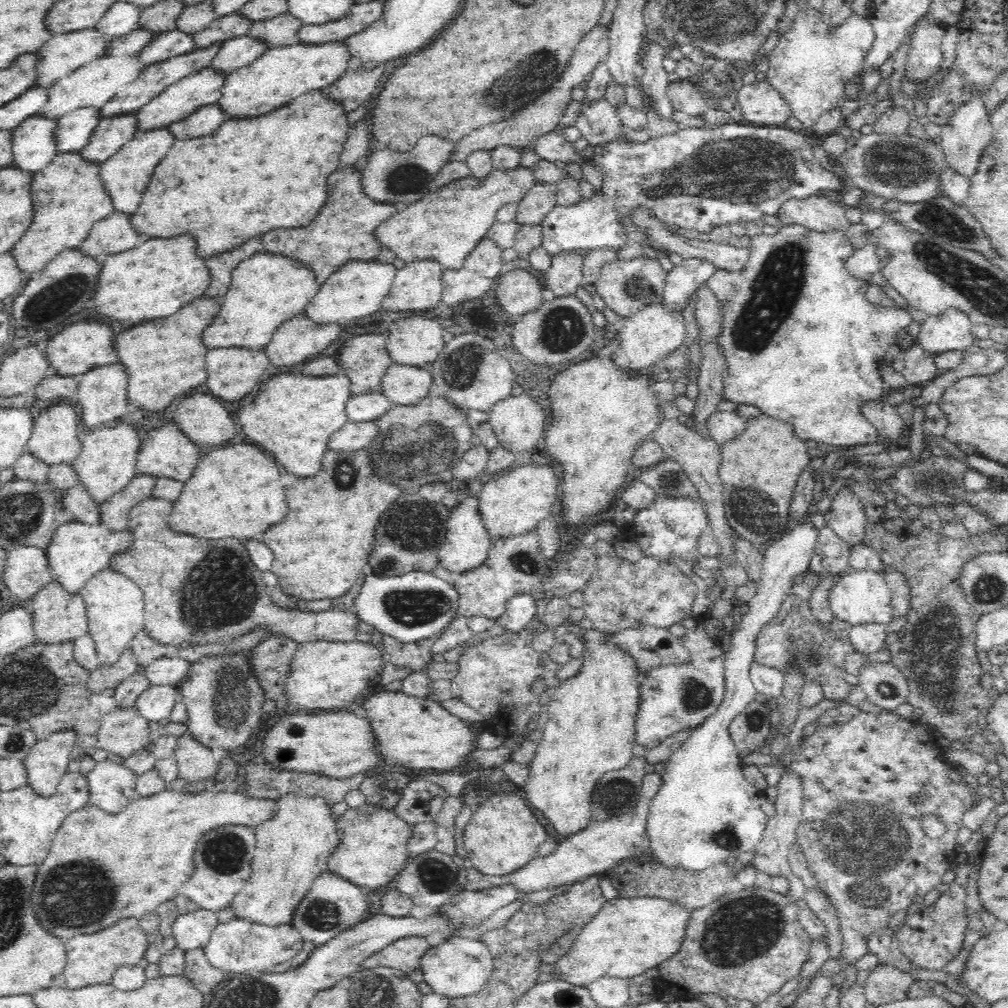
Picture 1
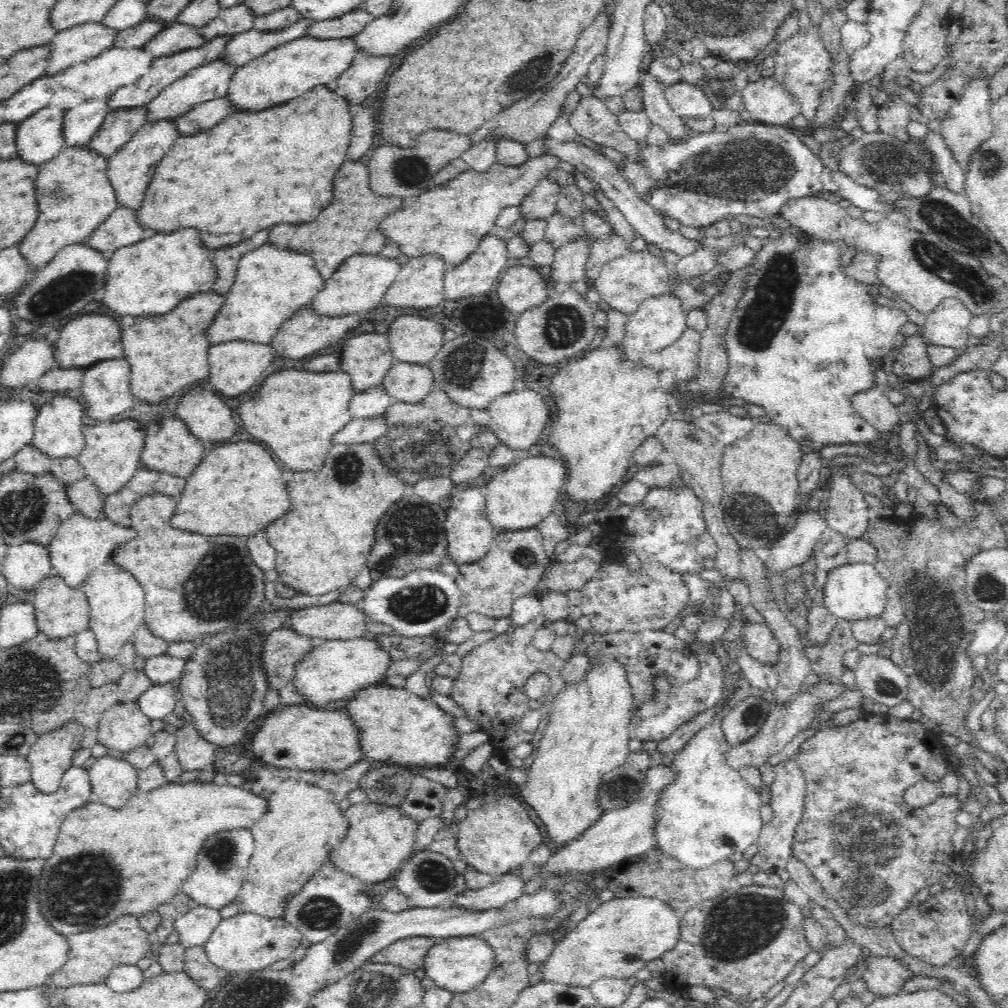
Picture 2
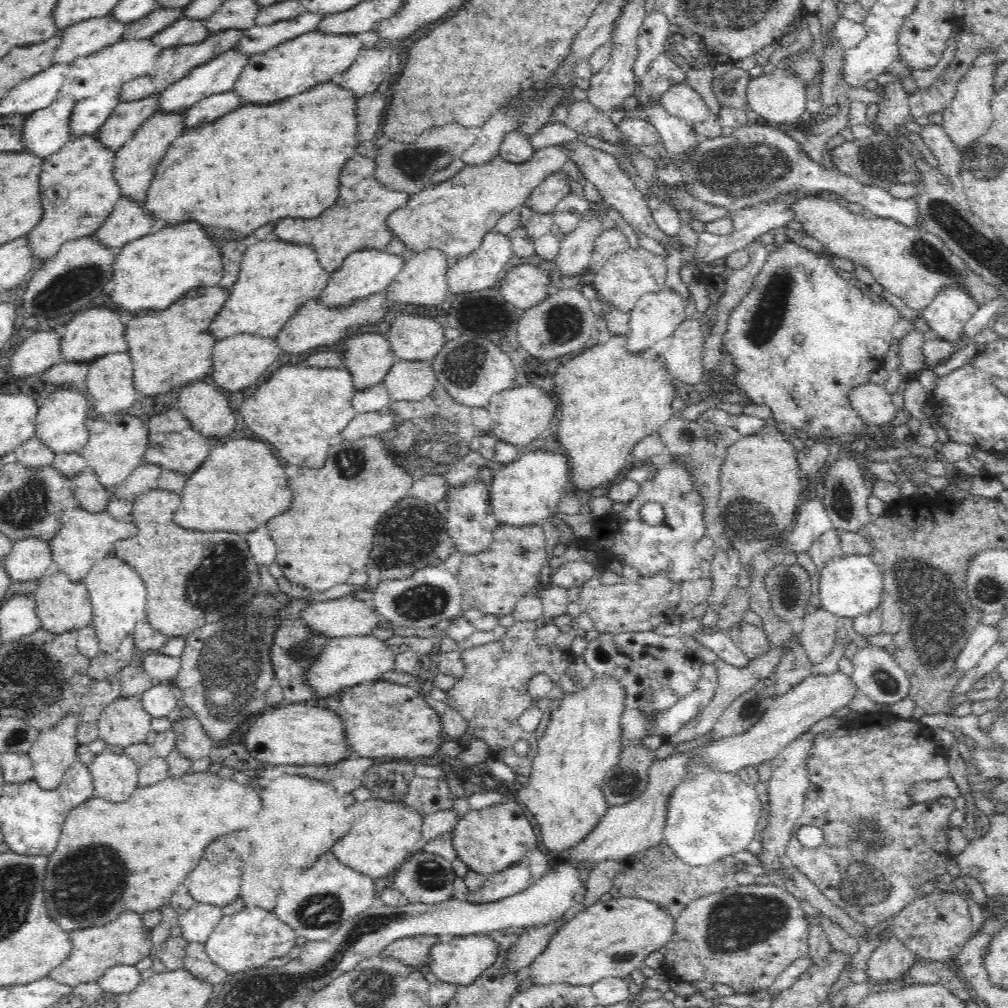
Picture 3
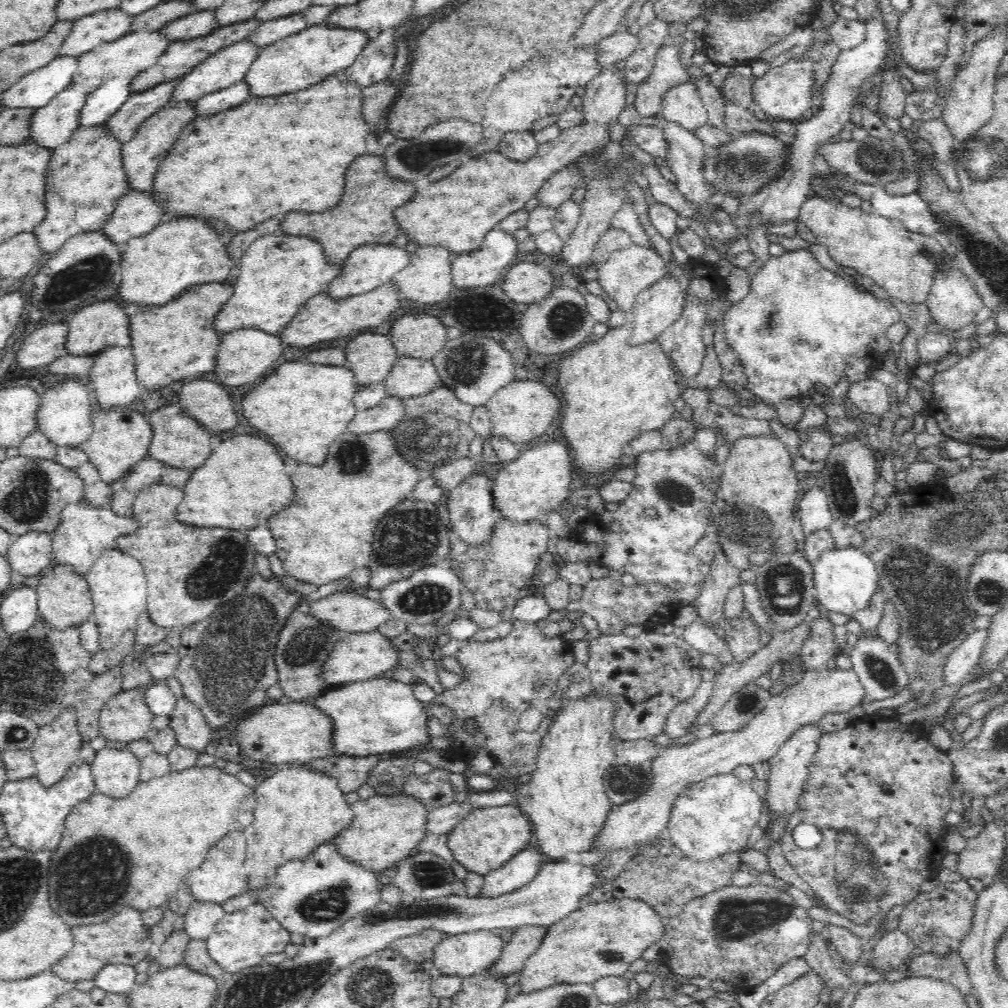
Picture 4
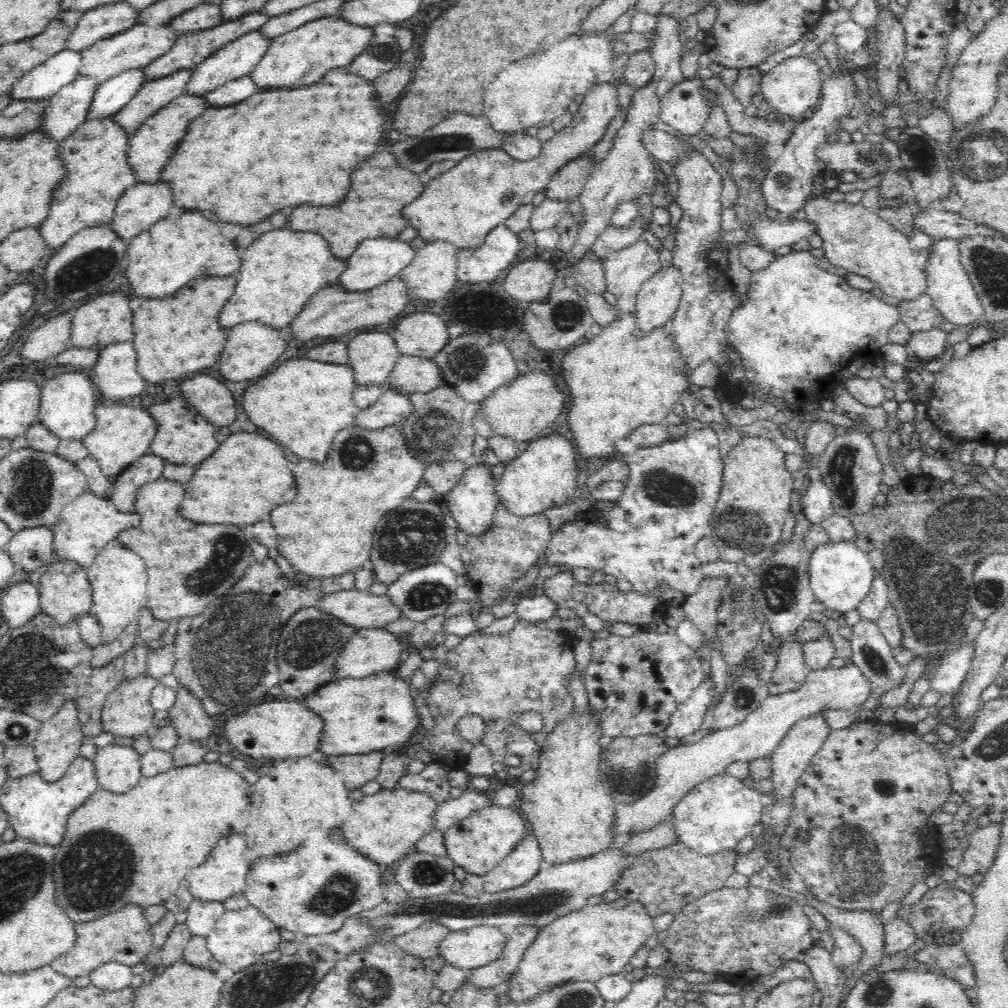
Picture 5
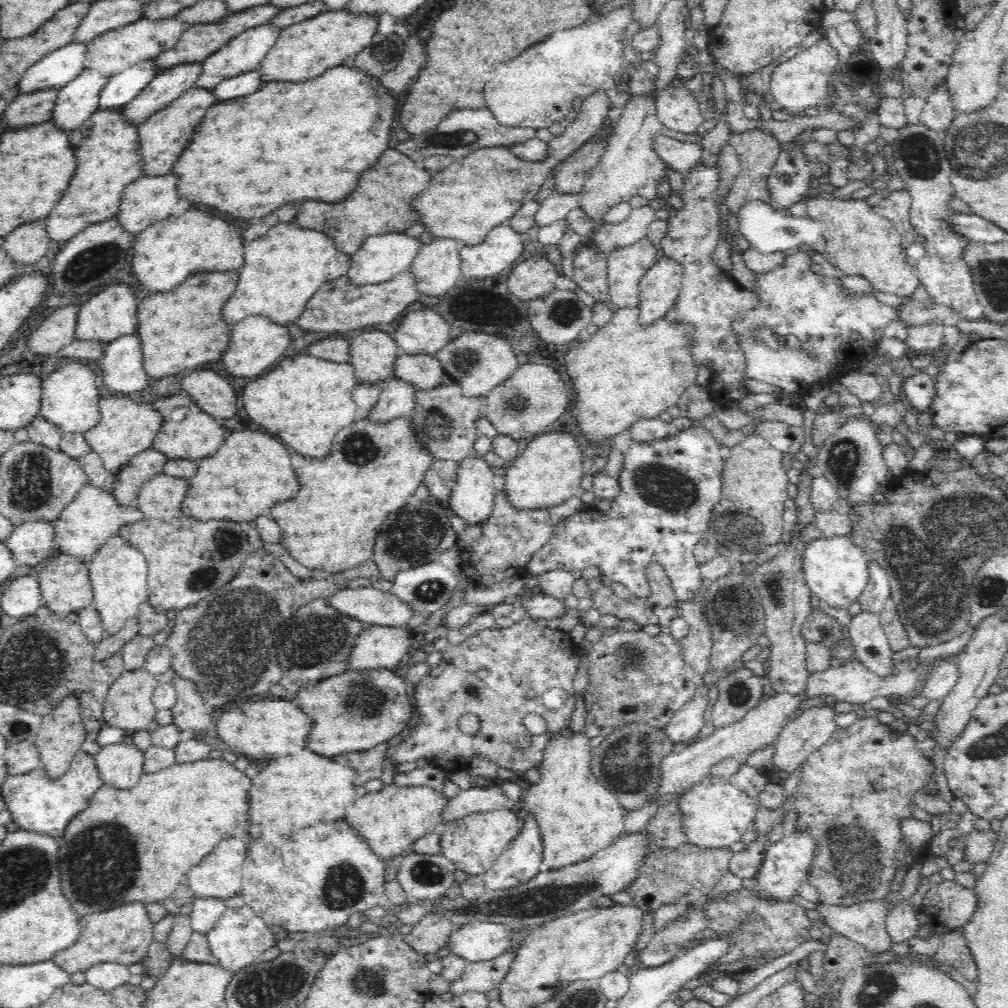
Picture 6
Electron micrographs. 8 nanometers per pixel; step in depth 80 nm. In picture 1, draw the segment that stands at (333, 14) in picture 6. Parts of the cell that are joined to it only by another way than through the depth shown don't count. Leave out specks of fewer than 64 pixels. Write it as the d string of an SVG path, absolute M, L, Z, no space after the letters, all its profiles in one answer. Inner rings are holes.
M342 42L292 44L264 51L260 58L226 75L218 100L226 119L250 120L292 102L308 91L330 89L345 73L351 54Z

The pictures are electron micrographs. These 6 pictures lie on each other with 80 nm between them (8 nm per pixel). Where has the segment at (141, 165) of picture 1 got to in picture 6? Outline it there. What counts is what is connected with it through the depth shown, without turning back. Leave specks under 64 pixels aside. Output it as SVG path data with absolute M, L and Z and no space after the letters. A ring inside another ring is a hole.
M192 87L137 126L137 156L144 165L144 177L162 177L171 172L191 134L194 134L195 126L214 104L216 100L211 90Z

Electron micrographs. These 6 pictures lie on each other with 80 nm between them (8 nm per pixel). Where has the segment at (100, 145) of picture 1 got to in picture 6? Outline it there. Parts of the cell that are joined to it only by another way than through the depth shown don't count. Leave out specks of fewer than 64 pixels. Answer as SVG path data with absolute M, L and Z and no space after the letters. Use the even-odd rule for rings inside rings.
M196 62L178 64L174 68L158 72L134 100L121 108L121 115L132 126L137 127L146 122L155 112L190 90L201 70L201 62Z

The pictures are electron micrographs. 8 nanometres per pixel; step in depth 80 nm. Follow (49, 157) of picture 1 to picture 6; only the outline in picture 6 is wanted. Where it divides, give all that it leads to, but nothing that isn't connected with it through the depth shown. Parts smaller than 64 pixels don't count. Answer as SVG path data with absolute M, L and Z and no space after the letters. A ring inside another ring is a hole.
M84 69L74 80L64 85L56 94L50 121L60 132L70 132L88 120L97 110L97 100L103 84L110 76L100 76L93 70Z

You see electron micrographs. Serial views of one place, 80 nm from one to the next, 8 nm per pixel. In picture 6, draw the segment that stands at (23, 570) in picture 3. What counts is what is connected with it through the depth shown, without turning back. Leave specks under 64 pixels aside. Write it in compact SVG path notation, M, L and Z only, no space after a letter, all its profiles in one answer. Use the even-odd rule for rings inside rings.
M26 522L16 526L6 542L17 564L36 566L55 555L55 532L52 522Z

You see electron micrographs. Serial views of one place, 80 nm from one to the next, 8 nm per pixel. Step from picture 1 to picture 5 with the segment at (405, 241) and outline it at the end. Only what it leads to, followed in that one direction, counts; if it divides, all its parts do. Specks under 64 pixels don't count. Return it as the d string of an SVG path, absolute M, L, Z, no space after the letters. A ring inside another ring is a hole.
M600 81L593 84L584 94L578 113L574 116L572 124L559 130L555 135L542 143L541 153L530 161L518 161L506 154L501 148L480 149L463 158L459 164L444 172L435 180L426 181L425 189L419 198L402 208L402 217L407 225L418 230L418 239L434 243L443 241L454 246L456 250L471 250L482 246L487 235L497 226L512 216L520 206L532 204L532 199L539 194L548 182L574 158L585 155L590 148L594 148L604 136L612 122L612 118L620 112L618 100L618 85L614 81Z

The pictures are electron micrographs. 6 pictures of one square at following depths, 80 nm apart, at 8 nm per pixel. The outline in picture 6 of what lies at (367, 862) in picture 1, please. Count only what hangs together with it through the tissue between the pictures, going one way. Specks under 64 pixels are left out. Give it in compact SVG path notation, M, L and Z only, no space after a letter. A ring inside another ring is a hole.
M385 785L380 792L366 793L345 811L345 821L353 834L357 834L363 844L385 861L408 853L414 842L426 836L441 822L441 812L449 801L443 795L426 786L400 787Z

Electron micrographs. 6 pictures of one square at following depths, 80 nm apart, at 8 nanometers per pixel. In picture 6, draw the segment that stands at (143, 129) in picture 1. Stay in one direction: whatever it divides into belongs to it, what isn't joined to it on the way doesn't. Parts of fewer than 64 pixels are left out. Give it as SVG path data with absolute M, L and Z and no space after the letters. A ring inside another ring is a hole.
M269 22L262 26L254 26L254 28L238 34L226 46L223 46L214 54L211 54L204 62L201 62L201 73L192 87L212 90L220 82L224 82L228 78L234 78L234 76L257 70L262 59L266 58L266 55L270 52L271 46L274 46L279 34L280 30L274 28Z

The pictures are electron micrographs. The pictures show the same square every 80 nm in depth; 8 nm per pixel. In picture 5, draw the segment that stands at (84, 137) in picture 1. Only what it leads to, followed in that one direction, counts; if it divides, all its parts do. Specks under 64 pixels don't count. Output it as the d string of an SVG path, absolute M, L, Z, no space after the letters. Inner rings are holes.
M143 69L126 70L99 84L91 98L85 120L110 118L136 94L144 84Z

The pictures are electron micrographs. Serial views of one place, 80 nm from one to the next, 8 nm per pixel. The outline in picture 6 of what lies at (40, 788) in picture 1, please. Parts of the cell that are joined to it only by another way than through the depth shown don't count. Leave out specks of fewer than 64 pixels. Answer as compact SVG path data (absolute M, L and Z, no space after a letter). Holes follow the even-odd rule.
M73 695L66 696L53 714L48 714L42 719L34 743L38 749L43 772L46 773L48 778L57 780L66 774L73 758L81 751L86 734L79 710L79 702Z

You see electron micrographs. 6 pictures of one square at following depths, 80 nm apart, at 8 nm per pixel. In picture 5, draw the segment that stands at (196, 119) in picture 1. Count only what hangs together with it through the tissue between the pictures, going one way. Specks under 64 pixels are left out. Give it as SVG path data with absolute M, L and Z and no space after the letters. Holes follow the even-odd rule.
M245 76L219 86L216 90L205 94L203 99L208 108L224 108L234 106L258 92L254 81L249 76Z

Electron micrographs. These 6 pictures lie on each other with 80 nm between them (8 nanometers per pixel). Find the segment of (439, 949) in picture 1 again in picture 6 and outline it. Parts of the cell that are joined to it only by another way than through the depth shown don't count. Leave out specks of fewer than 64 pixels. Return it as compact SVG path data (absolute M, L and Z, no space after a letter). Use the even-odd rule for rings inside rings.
M474 922L451 933L448 941L453 956L467 965L498 958L510 946L510 926L493 922Z

